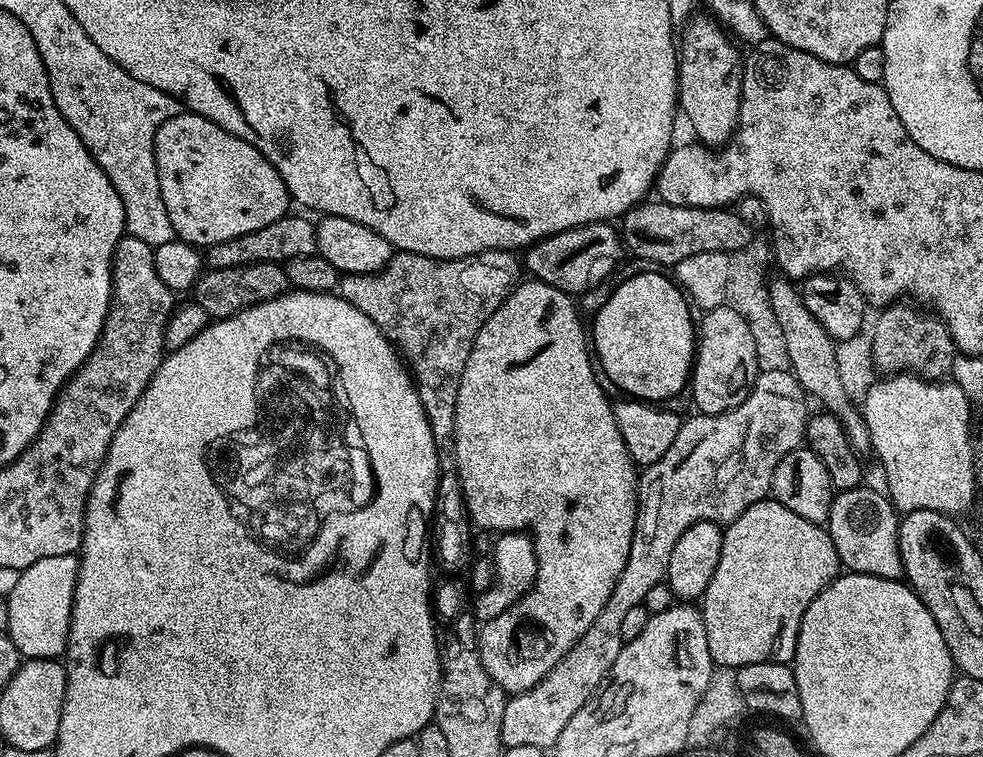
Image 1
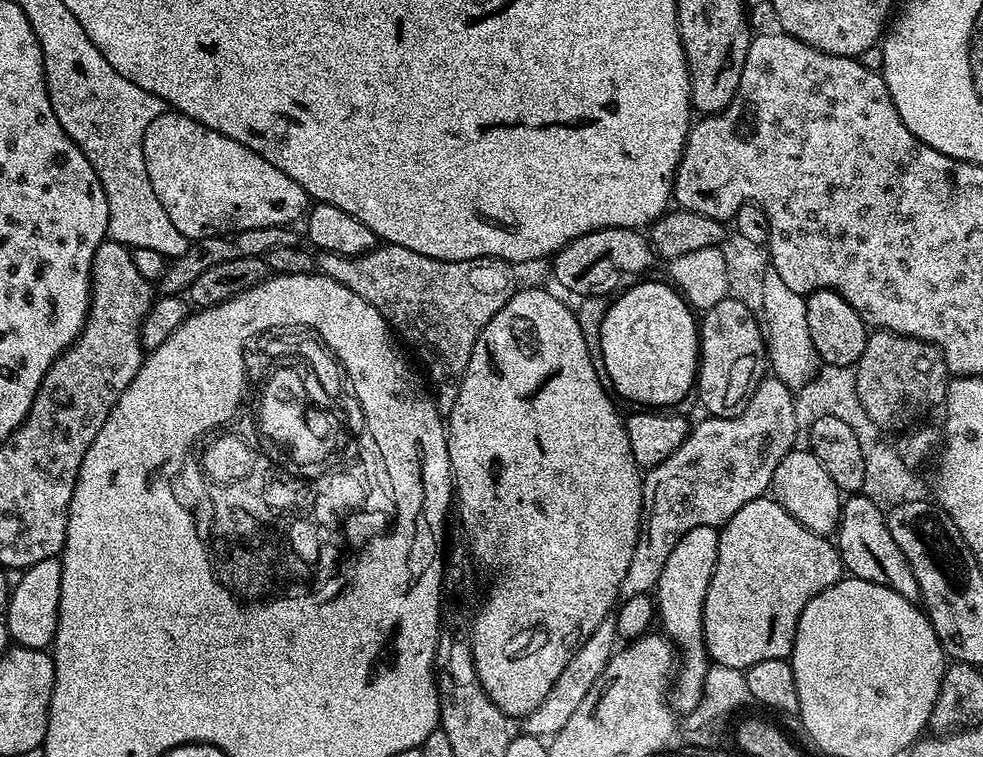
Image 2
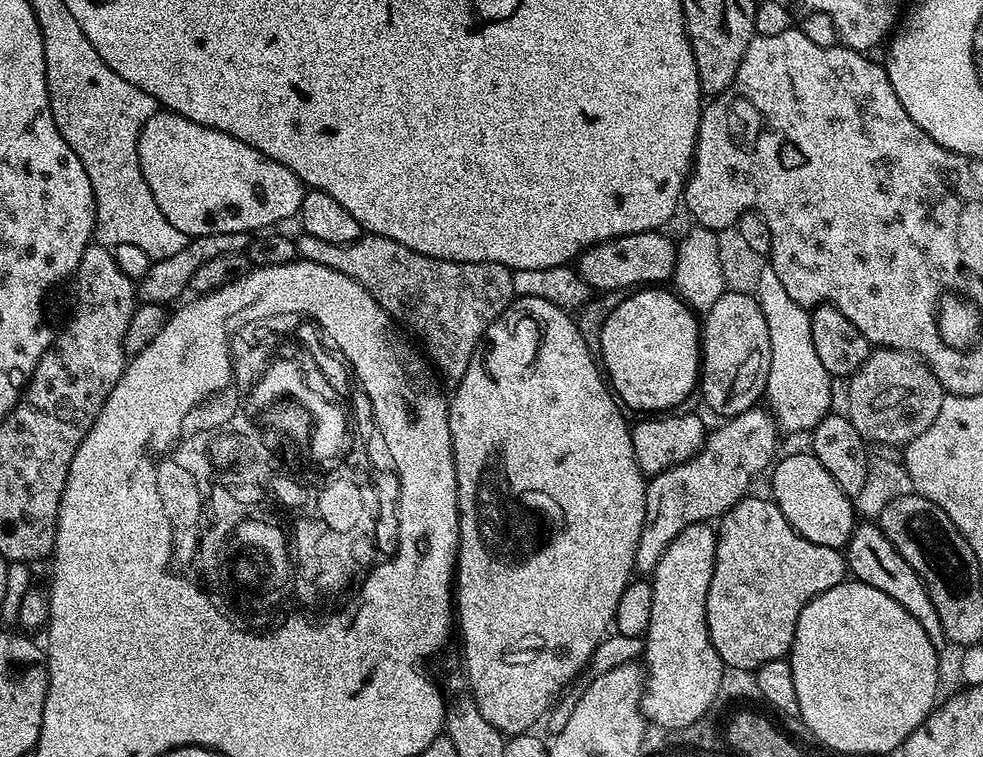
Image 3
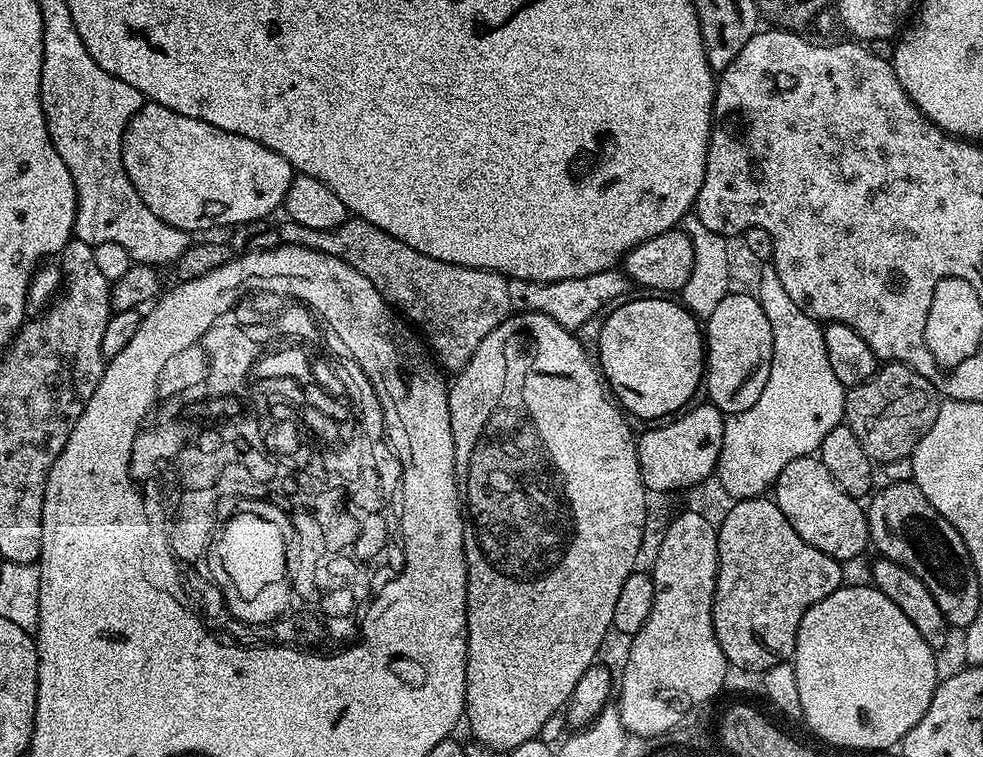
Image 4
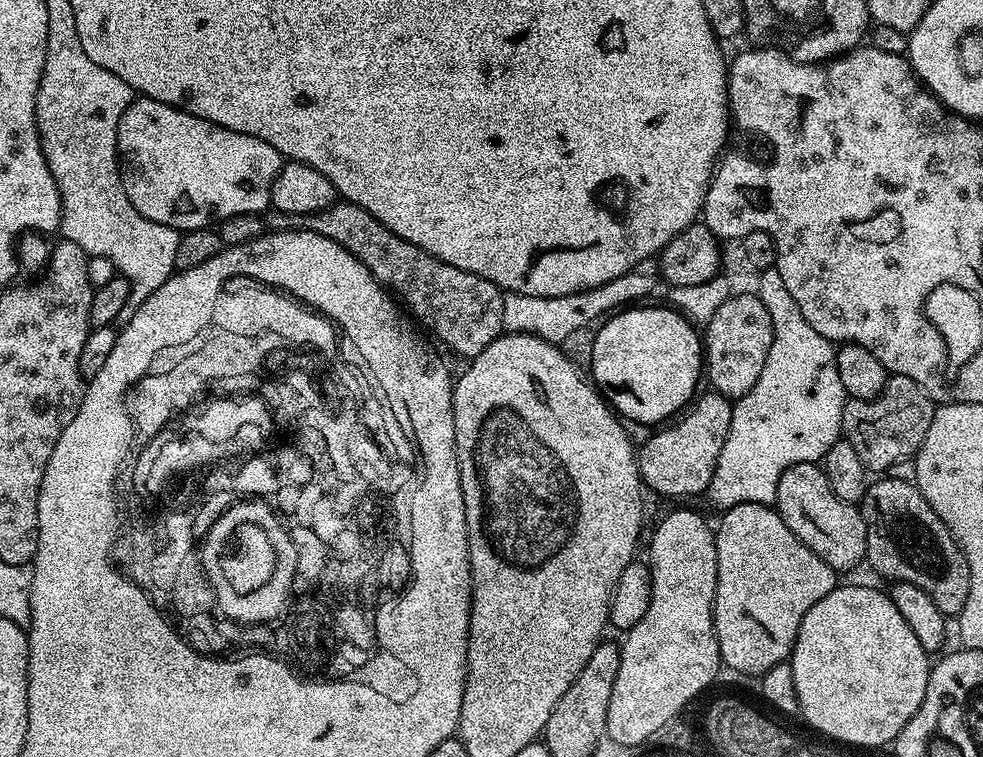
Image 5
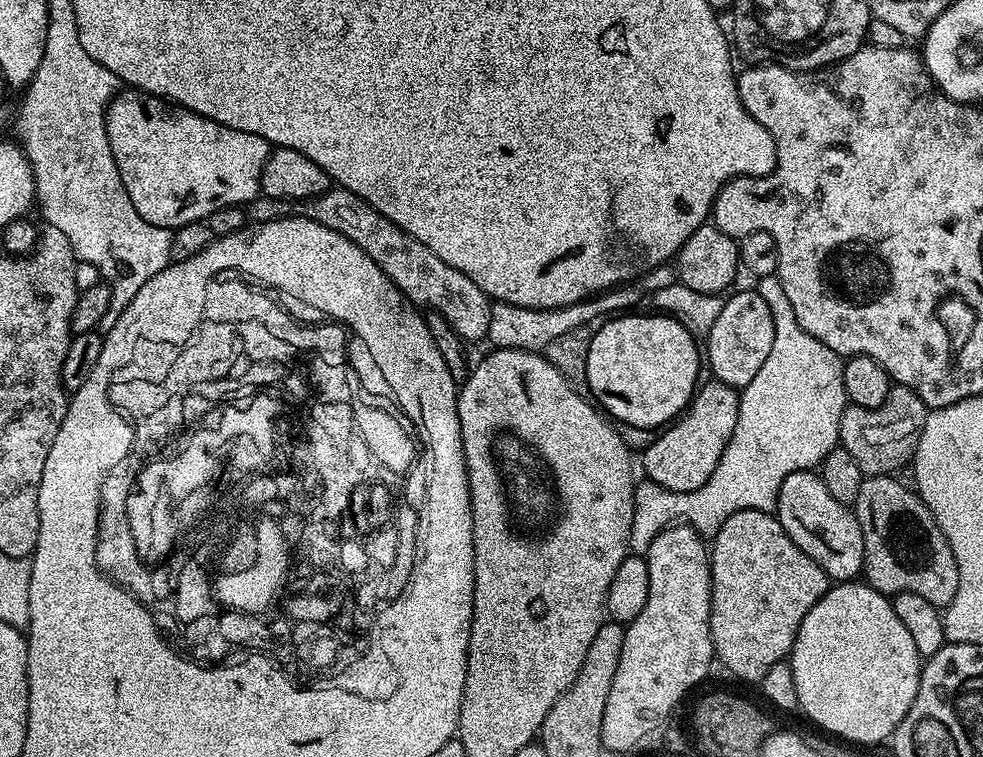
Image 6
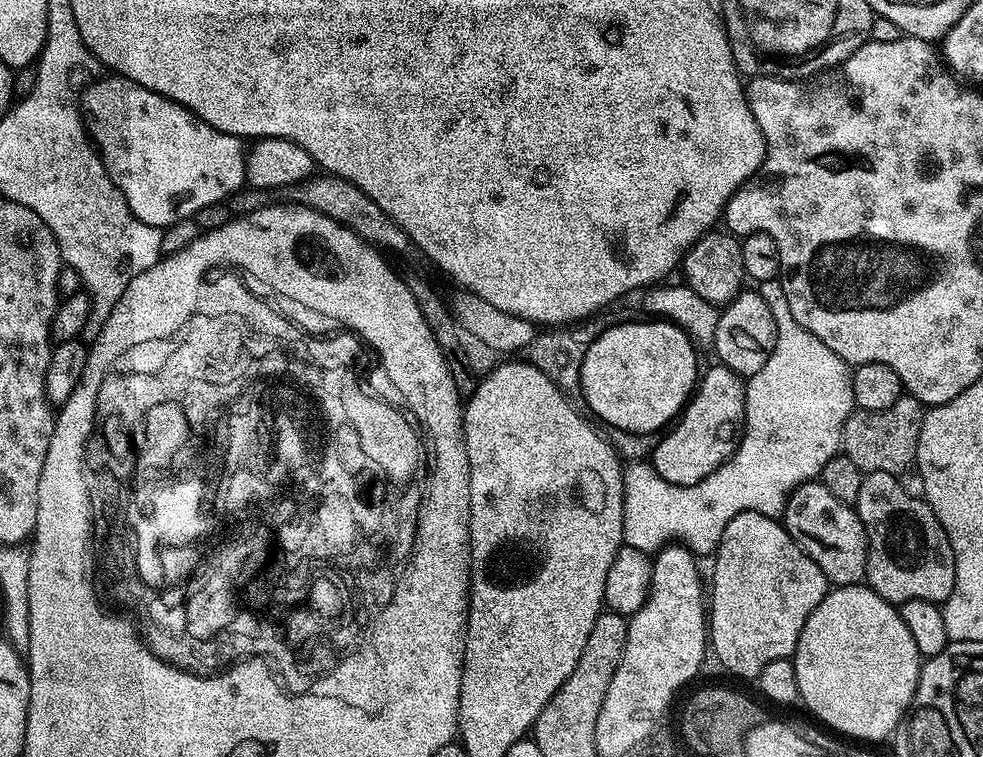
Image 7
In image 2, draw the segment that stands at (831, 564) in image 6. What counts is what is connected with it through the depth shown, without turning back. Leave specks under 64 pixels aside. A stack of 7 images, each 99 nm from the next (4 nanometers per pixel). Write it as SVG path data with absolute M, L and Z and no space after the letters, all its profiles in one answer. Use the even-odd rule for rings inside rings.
M790 451L782 458L782 462L778 462L770 492L791 516L798 518L798 522L806 526L806 530L819 536L831 537L840 527L842 493L838 486L834 486L834 478L826 474L822 462L814 458L812 451L803 451Z

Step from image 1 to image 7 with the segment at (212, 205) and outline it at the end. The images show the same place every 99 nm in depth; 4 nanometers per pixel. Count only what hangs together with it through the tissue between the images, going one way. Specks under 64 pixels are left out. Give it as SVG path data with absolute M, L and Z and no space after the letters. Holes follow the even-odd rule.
M108 74L105 80L90 84L83 89L82 119L86 131L98 149L100 160L106 166L114 186L122 190L130 210L142 222L161 230L166 229L174 222L195 217L202 206L227 201L245 187L246 148L240 145L243 144L241 137L214 130L214 126L198 119L188 108L138 82L126 79L122 74Z

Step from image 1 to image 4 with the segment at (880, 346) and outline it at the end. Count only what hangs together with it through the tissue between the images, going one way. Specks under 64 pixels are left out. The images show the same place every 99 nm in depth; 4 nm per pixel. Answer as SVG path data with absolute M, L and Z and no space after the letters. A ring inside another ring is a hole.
M888 362L865 384L847 389L843 423L854 430L854 438L877 465L907 461L926 430L934 426L941 403L940 393L925 376L903 362Z

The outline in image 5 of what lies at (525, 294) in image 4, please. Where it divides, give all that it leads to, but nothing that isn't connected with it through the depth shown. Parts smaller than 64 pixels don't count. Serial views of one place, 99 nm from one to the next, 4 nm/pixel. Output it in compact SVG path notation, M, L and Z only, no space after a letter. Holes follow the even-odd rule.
M633 270L626 275L604 283L589 291L563 295L562 298L538 298L517 292L505 293L503 300L503 326L507 333L524 332L535 335L555 344L562 344L567 335L578 330L590 321L601 319L604 315L622 307L643 301L656 288L657 277L646 274L644 270Z

